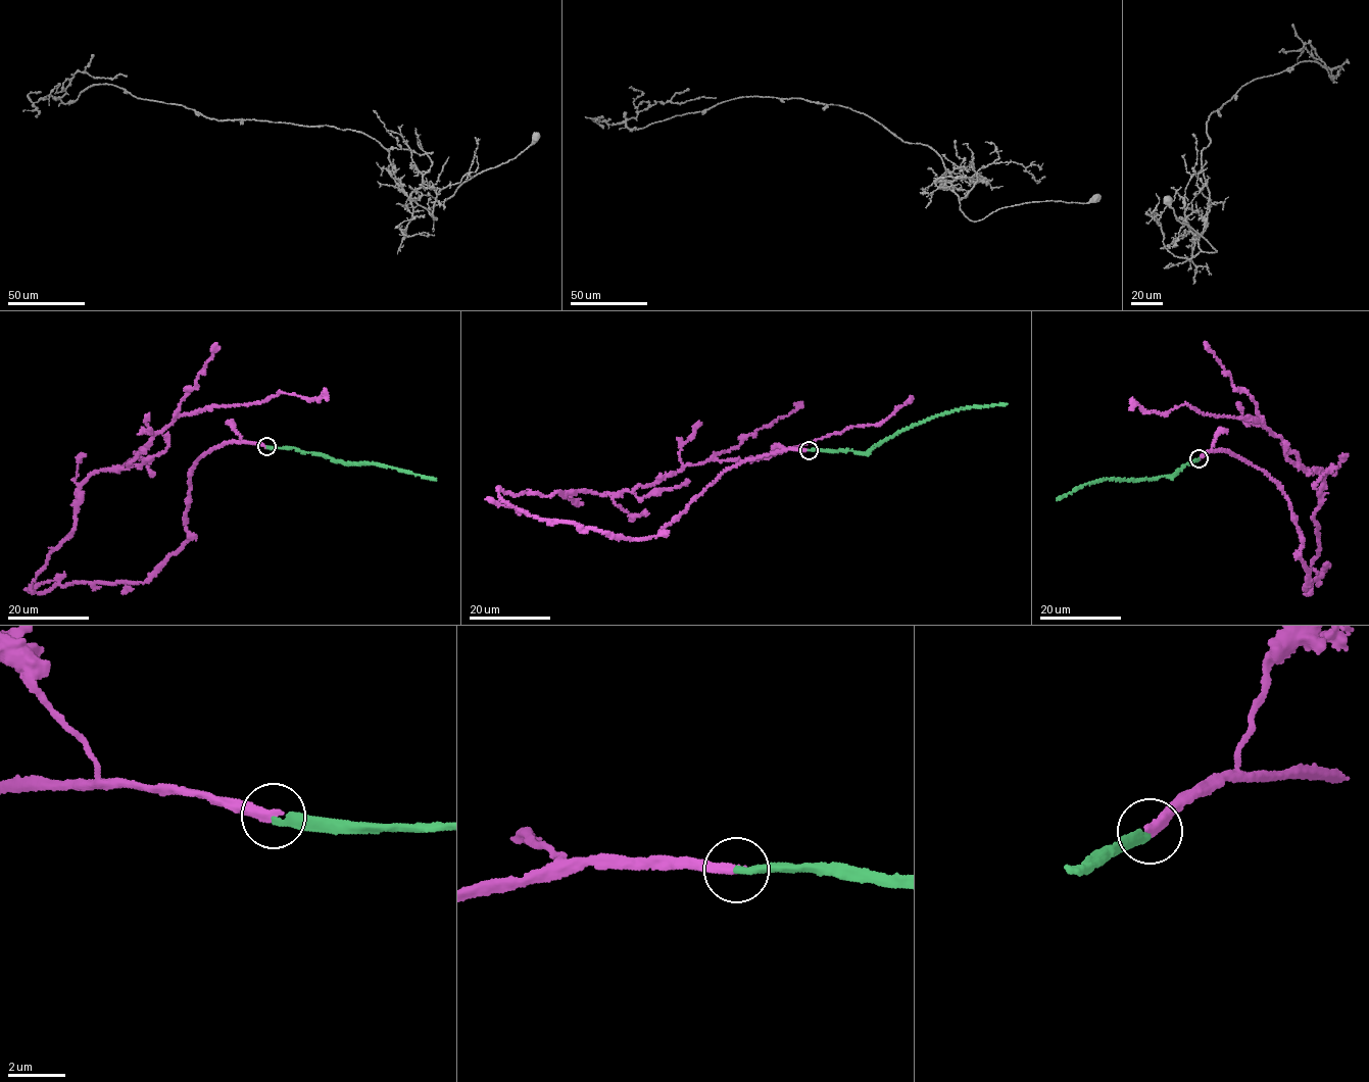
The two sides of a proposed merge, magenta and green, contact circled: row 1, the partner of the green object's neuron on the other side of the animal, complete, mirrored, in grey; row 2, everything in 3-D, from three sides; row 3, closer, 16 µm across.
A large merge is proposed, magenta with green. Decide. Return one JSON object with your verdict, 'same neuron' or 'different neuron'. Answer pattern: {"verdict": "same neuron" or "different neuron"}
{"verdict": "same neuron"}

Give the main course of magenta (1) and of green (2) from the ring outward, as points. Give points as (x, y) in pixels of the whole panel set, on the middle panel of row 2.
1: (808, 450), (730, 466), (657, 535), (629, 539), (530, 515), (498, 488), (618, 495), (880, 424), (912, 397)
2: (808, 450), (868, 453), (896, 434), (941, 414), (968, 407), (1008, 404)

